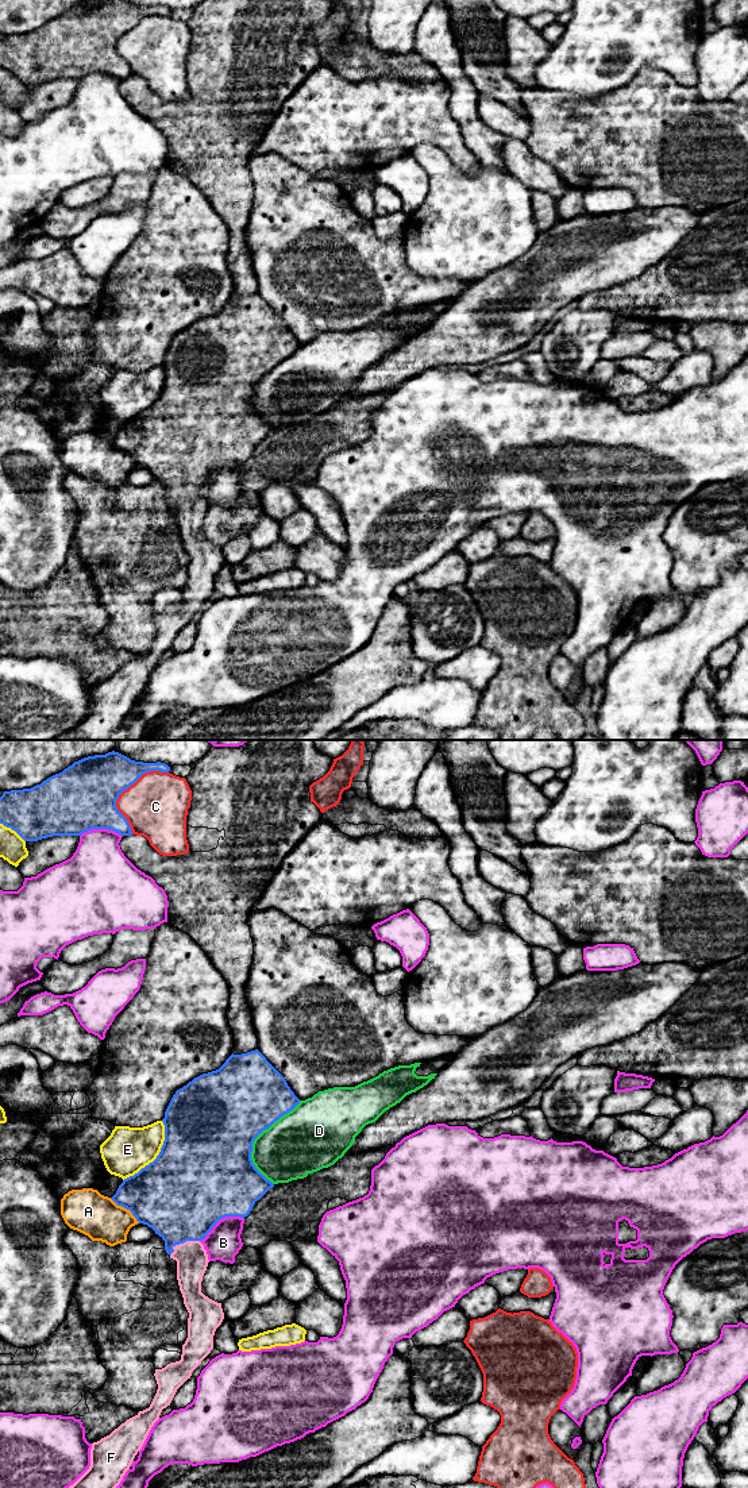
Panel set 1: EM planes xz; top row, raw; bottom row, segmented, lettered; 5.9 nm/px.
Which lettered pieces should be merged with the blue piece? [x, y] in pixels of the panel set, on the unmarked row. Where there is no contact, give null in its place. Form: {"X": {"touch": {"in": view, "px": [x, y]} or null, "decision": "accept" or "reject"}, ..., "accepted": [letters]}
{"A": {"touch": {"in": "xz", "px": [126, 451]}, "decision": "reject"}, "B": {"touch": {"in": "xz", "px": [220, 462]}, "decision": "reject"}, "C": {"touch": {"in": "xz", "px": [124, 33]}, "decision": "reject"}, "D": {"touch": {"in": "xz", "px": [254, 382]}, "decision": "reject"}, "E": {"touch": {"in": "xz", "px": [157, 400]}, "decision": "reject"}, "F": {"touch": {"in": "xz", "px": [182, 486]}, "decision": "accept"}, "accepted": ["F"]}

